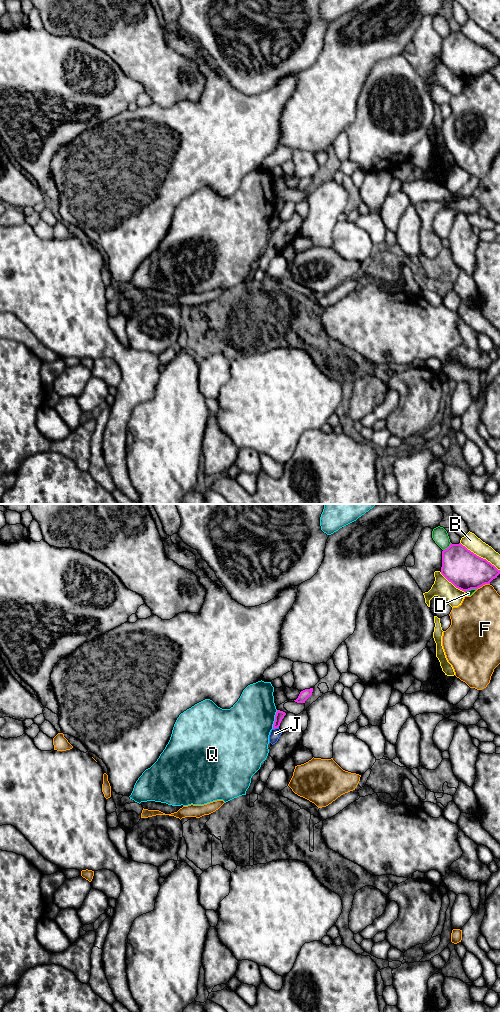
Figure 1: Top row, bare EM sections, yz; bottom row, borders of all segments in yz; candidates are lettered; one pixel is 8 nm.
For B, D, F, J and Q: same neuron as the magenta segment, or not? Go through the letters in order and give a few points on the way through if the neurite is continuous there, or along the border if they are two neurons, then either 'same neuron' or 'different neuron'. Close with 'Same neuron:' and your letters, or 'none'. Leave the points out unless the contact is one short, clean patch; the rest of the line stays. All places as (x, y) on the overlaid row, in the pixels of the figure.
B: different neuron
D: different neuron
F: different neuron
J: border yz (278, 726), (273, 729); different neuron
Q: different neuron
Same neuron: none

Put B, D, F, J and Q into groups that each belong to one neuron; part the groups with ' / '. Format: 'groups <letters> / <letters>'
groups B / D / F / J / Q

